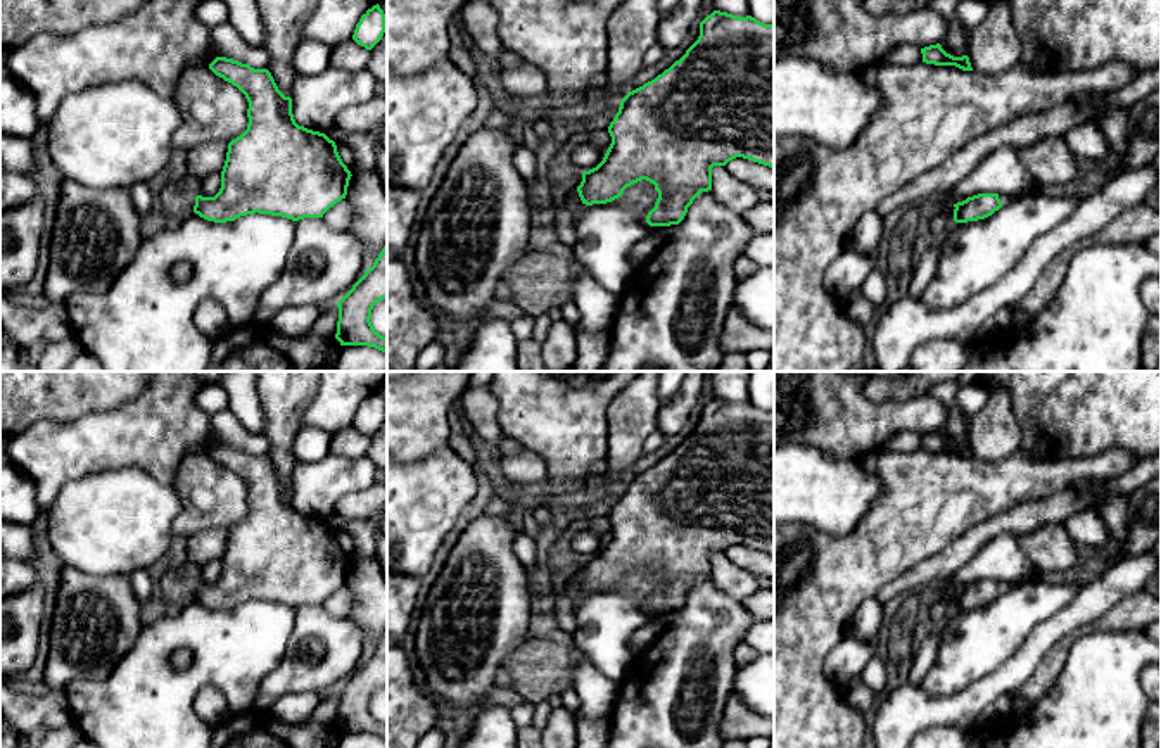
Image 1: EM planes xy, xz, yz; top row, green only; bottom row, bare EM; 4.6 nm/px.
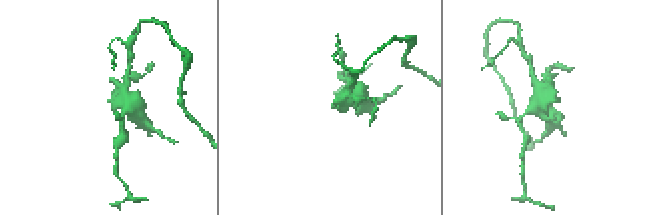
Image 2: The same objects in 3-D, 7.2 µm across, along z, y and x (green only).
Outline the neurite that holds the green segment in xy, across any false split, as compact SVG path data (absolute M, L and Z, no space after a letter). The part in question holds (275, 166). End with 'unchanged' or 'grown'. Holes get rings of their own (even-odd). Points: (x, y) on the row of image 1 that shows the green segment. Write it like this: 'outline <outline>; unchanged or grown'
outline M216 57L209 69L245 95L249 124L228 143L219 192L214 197L192 192L183 202L183 212L195 212L214 223L235 221L254 212L299 221L323 218L330 207L346 199L352 174L342 162L335 142L295 123L292 98L278 90L268 69L254 69L226 57Z; grown

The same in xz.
outline M714 10L700 22L698 40L679 60L620 100L608 133L612 143L603 161L582 173L580 185L568 188L555 212L556 235L570 249L586 206L612 202L641 180L658 192L646 223L670 226L684 219L701 192L712 190L714 166L743 157L774 169L774 24Z; grown

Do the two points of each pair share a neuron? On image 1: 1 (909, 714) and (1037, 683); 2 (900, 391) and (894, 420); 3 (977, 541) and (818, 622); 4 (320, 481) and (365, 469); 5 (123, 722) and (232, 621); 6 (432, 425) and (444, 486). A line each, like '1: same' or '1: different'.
1: different
2: different
3: different
4: same
5: same
6: different

